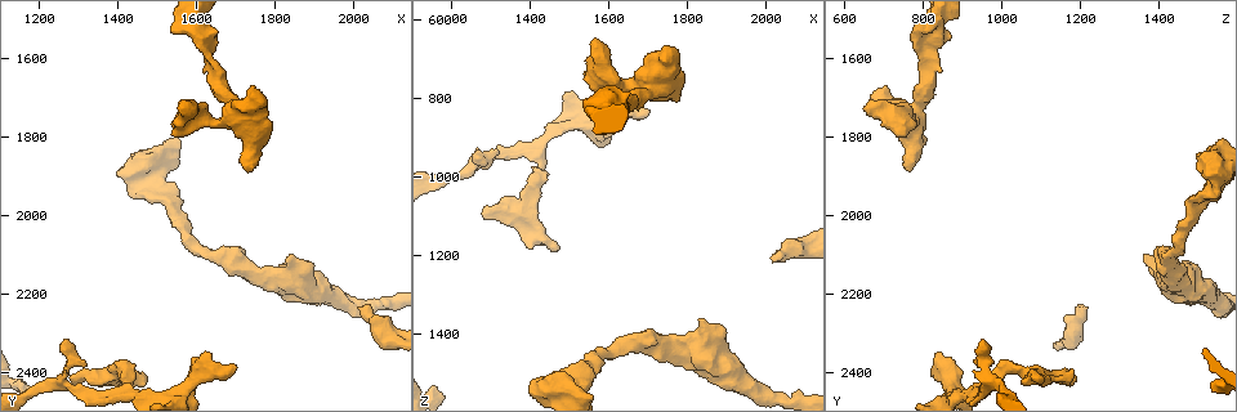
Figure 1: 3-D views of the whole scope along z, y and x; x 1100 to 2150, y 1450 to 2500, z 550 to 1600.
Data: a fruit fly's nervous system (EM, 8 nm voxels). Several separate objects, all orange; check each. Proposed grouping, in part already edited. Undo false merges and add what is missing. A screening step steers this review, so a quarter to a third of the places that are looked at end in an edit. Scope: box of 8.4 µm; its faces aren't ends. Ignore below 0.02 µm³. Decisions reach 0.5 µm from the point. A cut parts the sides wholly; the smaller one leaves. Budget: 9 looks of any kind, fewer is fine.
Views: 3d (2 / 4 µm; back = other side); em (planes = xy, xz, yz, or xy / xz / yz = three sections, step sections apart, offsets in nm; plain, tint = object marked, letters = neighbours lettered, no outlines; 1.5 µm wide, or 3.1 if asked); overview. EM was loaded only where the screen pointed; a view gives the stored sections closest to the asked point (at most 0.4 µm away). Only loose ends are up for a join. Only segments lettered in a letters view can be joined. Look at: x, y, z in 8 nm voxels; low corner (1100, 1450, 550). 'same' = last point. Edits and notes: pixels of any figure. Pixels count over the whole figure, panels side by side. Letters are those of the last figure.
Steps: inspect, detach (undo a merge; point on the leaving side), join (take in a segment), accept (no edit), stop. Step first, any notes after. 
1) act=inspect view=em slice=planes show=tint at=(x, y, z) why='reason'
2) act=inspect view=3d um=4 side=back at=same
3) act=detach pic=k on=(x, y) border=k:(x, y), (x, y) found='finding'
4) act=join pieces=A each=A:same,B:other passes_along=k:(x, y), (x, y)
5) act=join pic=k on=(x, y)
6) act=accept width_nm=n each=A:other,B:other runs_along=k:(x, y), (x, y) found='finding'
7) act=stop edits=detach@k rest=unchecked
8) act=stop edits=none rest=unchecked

act=inspect view=em slice=planes show=letters at=(1835, 2105, 1360) why='free end'

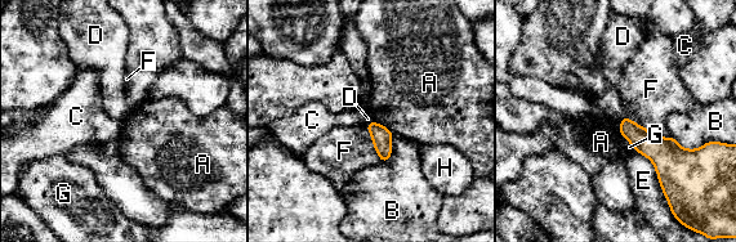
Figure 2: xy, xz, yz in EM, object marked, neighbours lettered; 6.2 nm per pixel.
act=accept each=A:other,B:other,C:other,D:other,E:other,F:other,G:other,H:other border=2:(625, 116), (619, 121) found='none of them fits'

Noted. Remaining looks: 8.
act=inspect view=3d um=4 at=(1470, 2425, 1190)

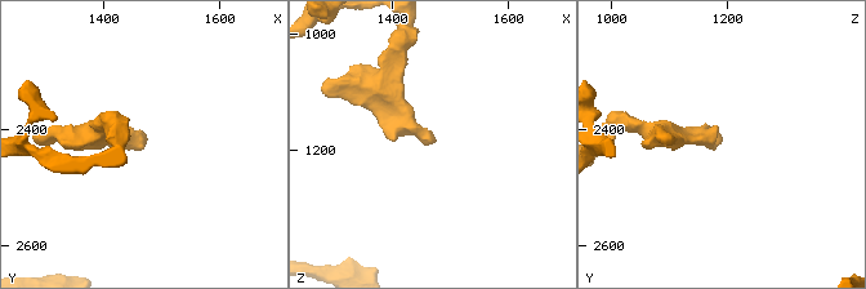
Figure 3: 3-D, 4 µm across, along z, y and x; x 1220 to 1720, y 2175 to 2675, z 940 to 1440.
act=inspect view=em slice=xz step=8 show=letters at=(1465, 2425, 1190)

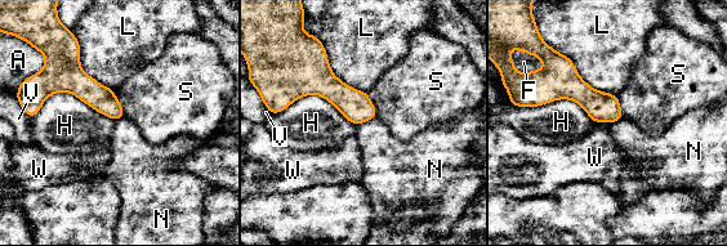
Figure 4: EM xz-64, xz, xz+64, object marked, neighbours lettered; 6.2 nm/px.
act=accept each=A:other,F:other,H:other,L:other,N:other,S:other,V:other,W:other runs_along=4:(294, 93), (330, 86), (373, 113) found='no lettered segment goes on from it'

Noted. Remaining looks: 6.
act=inspect view=3d um=2 at=(2020, 2240, 1215) why='free end'

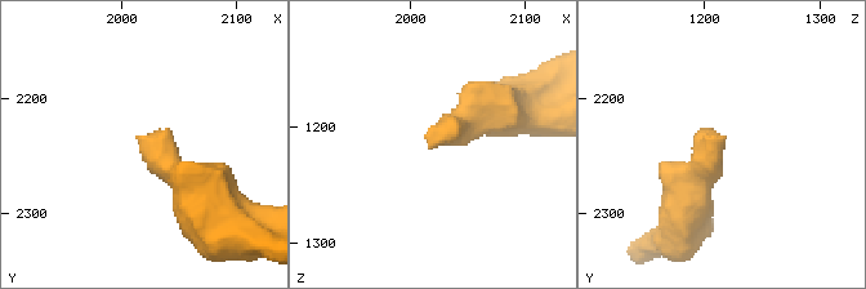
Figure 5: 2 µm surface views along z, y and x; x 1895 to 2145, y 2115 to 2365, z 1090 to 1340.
act=inspect view=em slice=planes show=plain at=(2016, 2234, 1214) why='now the EM'

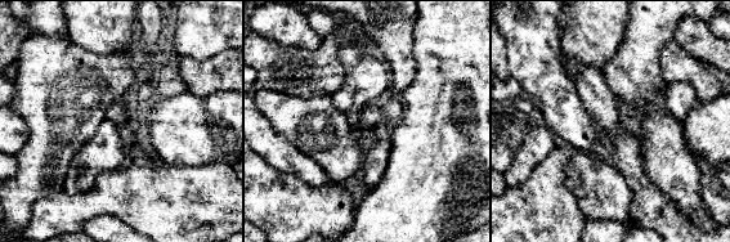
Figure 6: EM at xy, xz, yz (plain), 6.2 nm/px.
act=inspect view=em slice=planes show=letters at=same

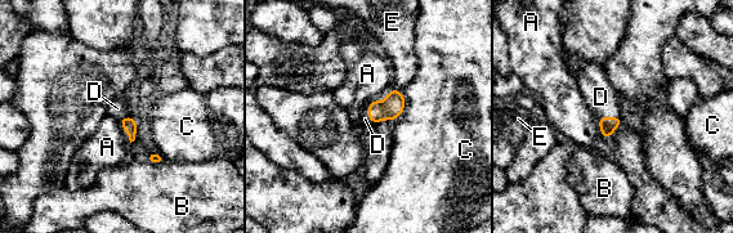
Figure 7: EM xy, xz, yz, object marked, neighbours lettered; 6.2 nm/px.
act=join pieces=D each=A:other,B:other,C:other,D:same,E:other found='it goes on there'

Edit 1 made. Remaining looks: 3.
act=inspect view=em slice=yz step=4 show=letters at=(1750, 1670, 705)

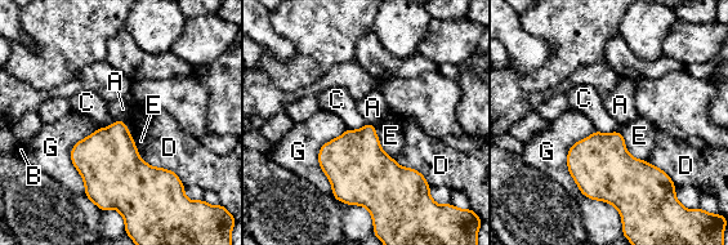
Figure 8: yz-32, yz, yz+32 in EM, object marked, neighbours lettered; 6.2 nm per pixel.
act=accept each=A:other,B:other,C:other,D:other,E:other,G:other border=8:(595, 129), (603, 133), (621, 133) found='none of them fits'

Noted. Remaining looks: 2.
act=stop edits=join@7 rest=unchecked

